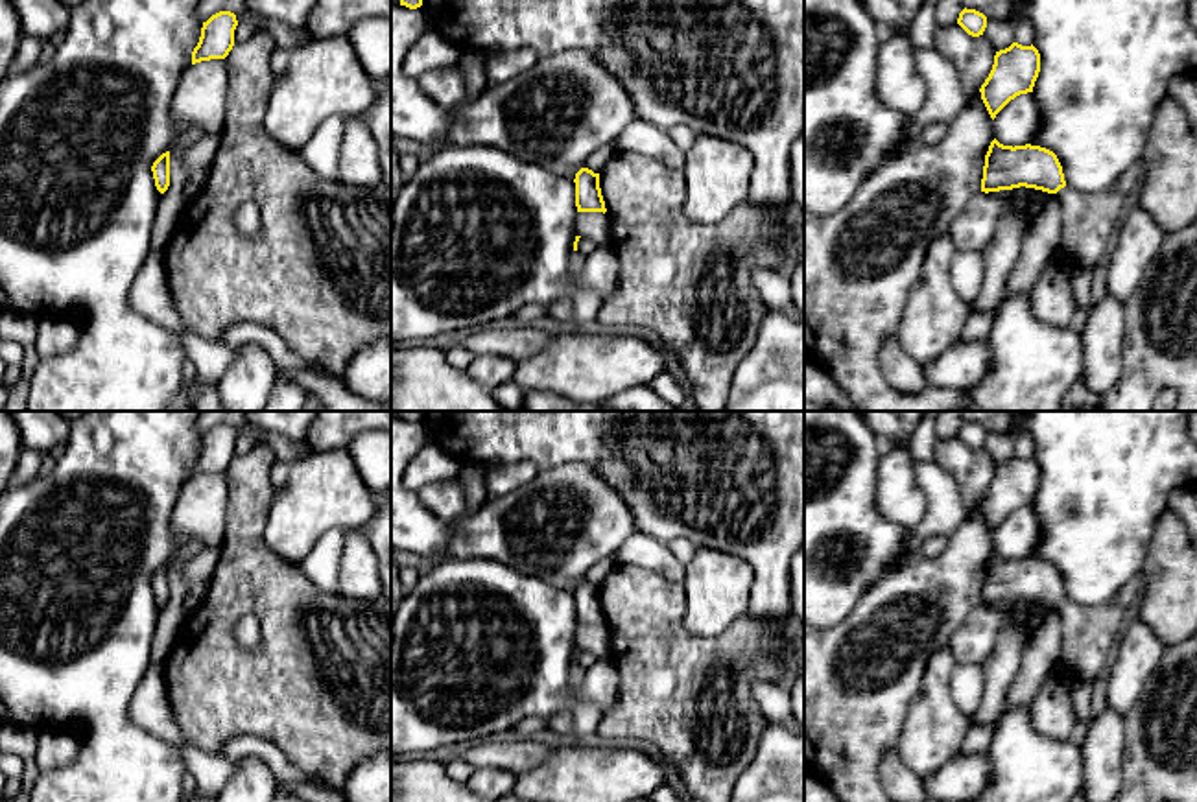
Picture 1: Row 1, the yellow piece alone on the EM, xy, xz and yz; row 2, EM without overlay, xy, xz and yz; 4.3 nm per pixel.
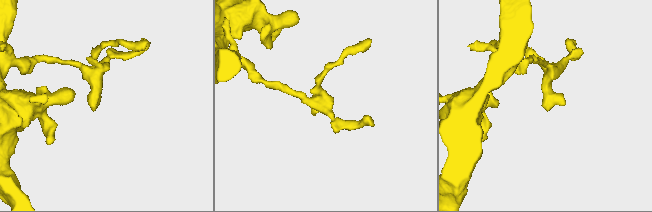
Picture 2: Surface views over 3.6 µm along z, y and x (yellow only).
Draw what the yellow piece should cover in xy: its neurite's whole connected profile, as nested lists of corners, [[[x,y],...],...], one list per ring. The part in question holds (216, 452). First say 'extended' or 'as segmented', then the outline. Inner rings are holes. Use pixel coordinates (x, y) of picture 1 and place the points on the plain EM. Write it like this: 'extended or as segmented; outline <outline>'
as segmented; outline [[[219,424],[203,435],[201,450],[192,465],[192,478],[210,472],[225,472],[234,459],[236,428]]]

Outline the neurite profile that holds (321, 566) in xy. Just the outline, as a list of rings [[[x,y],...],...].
[[[330,529],[321,535],[314,549],[299,562],[299,572],[326,594],[338,594],[343,544],[343,529]]]

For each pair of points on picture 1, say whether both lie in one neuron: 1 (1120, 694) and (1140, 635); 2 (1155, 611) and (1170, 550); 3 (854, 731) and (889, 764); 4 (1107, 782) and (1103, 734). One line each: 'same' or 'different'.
1: same
2: same
3: different
4: same

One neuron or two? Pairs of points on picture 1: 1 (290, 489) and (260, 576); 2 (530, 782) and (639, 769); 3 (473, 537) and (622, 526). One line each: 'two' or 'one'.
1: two
2: one
3: one

